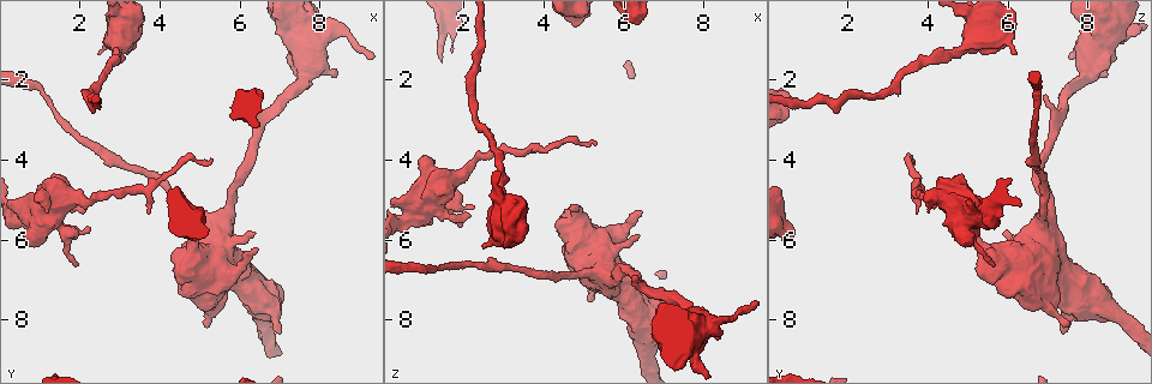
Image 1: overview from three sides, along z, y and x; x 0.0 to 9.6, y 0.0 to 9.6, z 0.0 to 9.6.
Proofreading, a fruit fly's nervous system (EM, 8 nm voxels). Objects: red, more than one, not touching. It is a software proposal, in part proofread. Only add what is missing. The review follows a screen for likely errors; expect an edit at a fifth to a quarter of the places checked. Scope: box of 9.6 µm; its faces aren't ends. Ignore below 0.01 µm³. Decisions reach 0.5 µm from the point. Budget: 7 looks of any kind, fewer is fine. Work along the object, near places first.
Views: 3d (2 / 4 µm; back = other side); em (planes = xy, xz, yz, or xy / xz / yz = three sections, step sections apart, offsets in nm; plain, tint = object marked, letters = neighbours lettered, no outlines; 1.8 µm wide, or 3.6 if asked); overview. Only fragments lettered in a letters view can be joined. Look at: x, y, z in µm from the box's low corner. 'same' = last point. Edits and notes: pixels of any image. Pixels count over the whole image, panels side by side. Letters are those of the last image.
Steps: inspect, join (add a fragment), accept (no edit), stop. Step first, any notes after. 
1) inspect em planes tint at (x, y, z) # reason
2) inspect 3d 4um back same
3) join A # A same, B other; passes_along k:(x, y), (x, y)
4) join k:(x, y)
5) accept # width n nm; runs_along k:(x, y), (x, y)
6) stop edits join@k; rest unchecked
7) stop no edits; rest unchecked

inspect em 3.6um xy step 16 tint at (8.30, 1.85, 8.50) # branch stops here

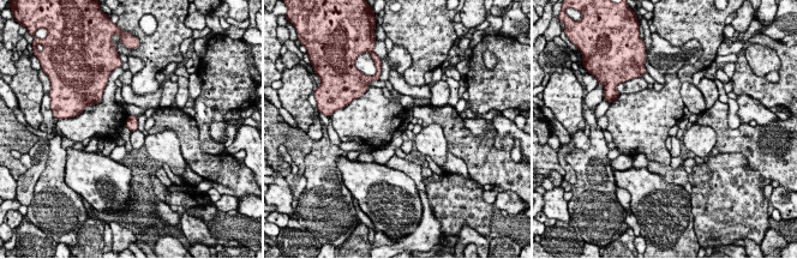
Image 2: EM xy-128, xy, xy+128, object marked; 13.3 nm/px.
inspect em 3.6um xy step 16 letters same

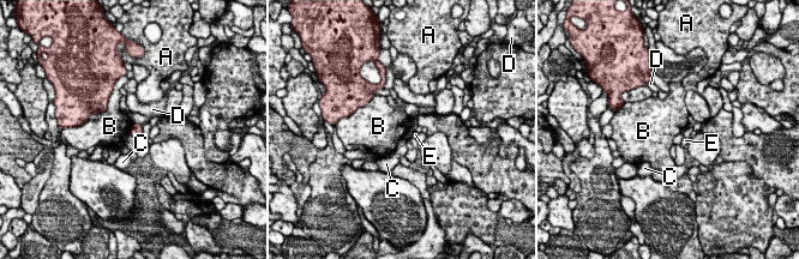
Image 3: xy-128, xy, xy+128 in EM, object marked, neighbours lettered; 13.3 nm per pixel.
accept # A other, B other, C other, D other, E other; border 3:(108, 102), (107, 107), (100, 113); none of them fits

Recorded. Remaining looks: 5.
inspect em xz step 4 tint at (1.25, 5.30, 3.95) # thick end

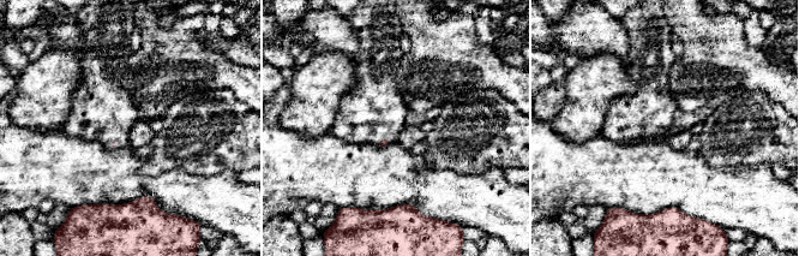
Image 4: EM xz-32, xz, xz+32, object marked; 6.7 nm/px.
inspect em xy step 16 letters same # cut it another way

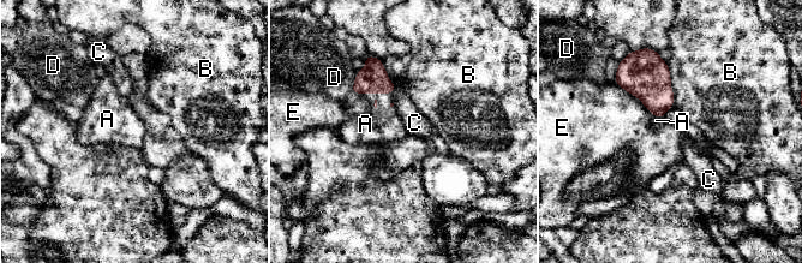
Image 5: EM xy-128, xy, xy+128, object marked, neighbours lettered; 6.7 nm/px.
join A # A same, B other, C other, D other, E other; passes_along 5:(372, 78), (372, 93), (365, 124); it goes on there

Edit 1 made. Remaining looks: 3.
inspect em 3.6um planes letters at (5.55, 6.85, 6.00) # calibre changes

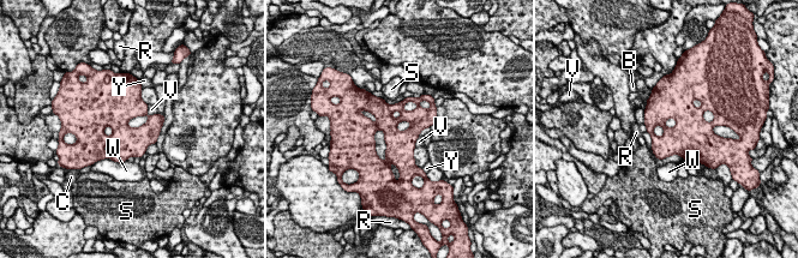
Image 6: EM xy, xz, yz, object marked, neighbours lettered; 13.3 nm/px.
accept # B other, C other, R other, S other, V other, W other, Y other; none of them fits

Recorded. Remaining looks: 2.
stop edits join@5; rest unchecked

